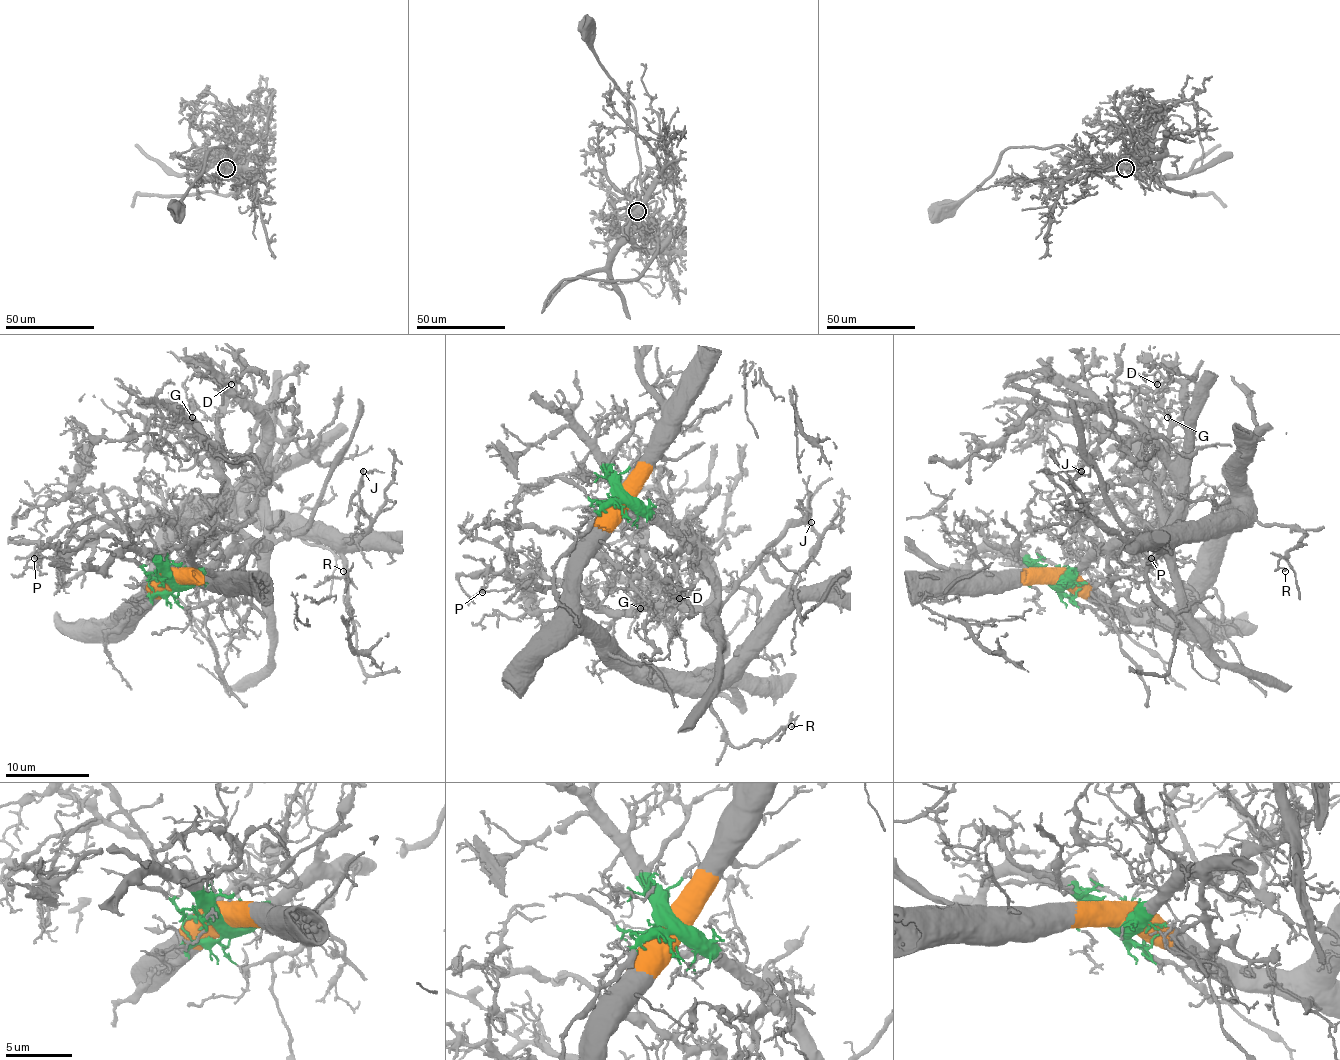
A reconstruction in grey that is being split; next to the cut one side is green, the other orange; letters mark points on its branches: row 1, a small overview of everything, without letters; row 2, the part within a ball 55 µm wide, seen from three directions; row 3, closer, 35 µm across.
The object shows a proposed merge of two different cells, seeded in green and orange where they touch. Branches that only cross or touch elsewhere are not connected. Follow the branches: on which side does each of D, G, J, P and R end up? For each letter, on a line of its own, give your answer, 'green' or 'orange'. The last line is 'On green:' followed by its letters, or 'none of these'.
D: green
G: green
J: orange
P: green
R: orange
On green: D, G, P

